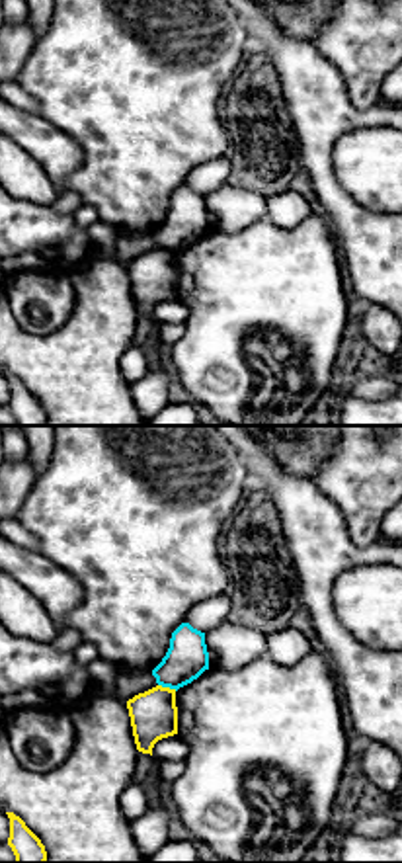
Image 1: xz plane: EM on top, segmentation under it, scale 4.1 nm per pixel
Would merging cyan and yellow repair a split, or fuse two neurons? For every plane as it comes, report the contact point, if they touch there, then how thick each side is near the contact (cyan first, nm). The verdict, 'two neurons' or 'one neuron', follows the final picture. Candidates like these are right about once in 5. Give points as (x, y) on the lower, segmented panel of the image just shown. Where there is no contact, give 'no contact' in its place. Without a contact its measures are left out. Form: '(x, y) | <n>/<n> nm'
(168, 686) | 170/190 nm

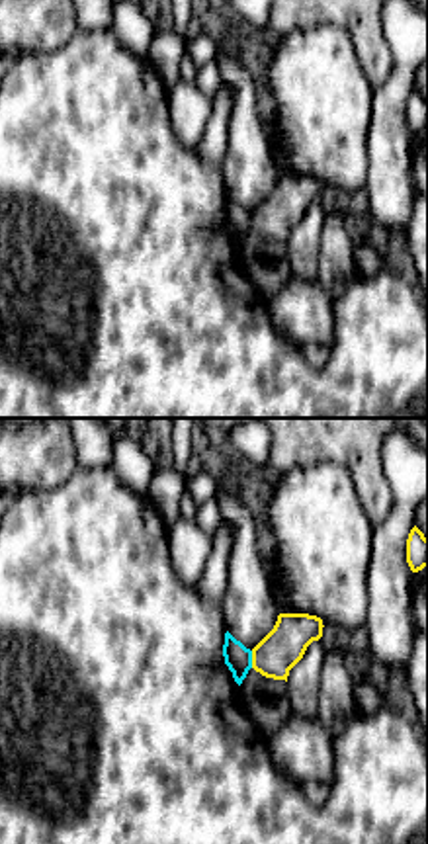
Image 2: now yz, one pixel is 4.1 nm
(251, 659) | 110/170 nm

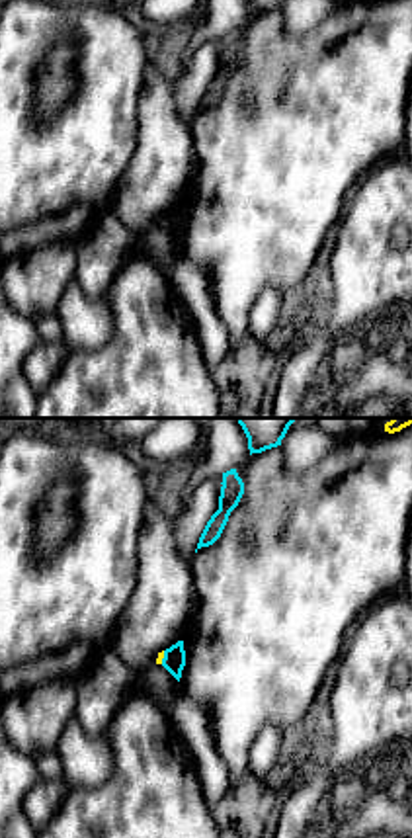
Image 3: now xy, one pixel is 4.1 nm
(164, 657) | 100/30 nm

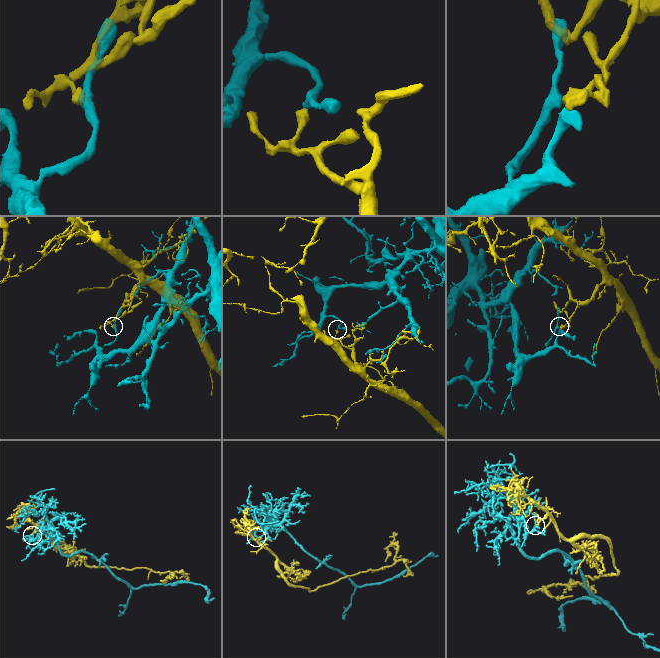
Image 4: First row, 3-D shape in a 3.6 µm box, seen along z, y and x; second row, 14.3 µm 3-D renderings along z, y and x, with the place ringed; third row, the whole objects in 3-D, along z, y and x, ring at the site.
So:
two neurons

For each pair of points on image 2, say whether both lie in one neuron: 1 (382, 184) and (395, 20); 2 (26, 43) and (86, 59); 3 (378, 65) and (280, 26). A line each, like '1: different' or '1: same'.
1: same
2: different
3: same

